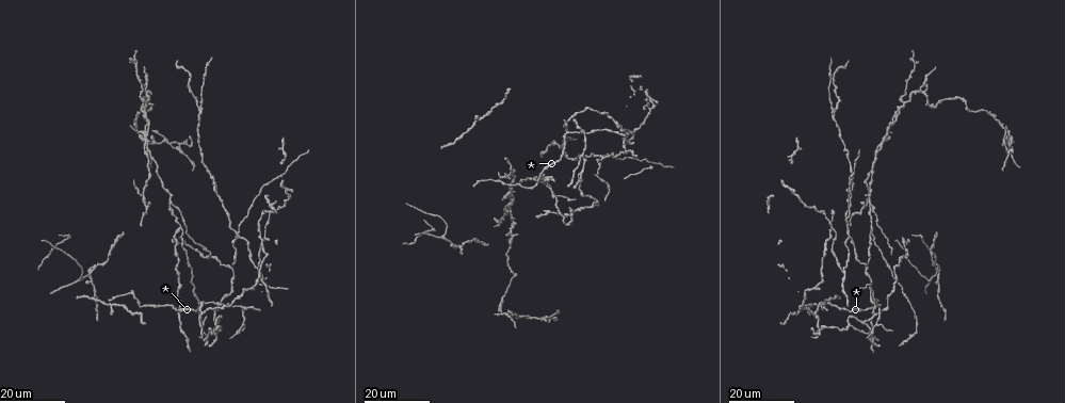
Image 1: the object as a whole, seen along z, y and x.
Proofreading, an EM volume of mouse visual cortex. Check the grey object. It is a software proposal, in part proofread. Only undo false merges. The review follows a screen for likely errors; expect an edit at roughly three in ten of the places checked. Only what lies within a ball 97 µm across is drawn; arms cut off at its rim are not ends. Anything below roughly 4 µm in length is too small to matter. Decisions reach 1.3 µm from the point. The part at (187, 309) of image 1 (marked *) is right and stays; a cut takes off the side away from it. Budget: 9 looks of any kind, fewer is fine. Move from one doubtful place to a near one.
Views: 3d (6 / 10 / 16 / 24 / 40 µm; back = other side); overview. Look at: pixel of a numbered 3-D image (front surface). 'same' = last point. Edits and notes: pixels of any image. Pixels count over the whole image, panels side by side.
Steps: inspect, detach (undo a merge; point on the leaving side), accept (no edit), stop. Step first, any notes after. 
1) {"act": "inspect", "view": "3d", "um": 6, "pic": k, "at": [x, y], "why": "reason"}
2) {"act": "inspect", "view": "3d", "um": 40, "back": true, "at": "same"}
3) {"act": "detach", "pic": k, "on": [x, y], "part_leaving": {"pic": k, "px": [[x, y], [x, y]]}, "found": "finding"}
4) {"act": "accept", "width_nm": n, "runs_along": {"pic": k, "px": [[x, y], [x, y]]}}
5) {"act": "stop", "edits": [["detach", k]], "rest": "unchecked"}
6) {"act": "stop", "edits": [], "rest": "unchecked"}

{"act": "inspect", "view": "3d", "um": 24, "pic": 1, "at": [623, 151]}

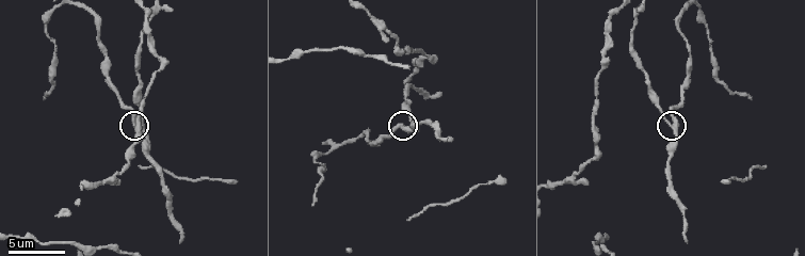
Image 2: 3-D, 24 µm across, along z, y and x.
{"act": "inspect", "view": "3d", "um": 10, "pic": 2, "at": [672, 118]}

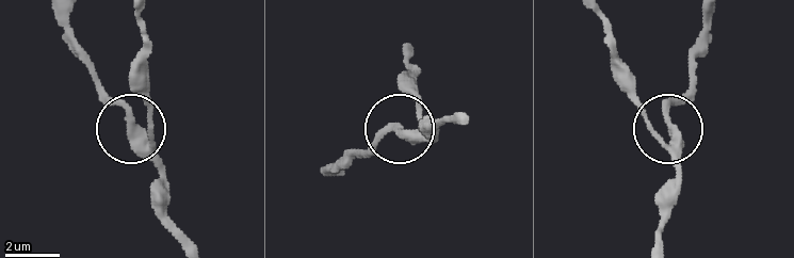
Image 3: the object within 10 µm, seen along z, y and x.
{"act": "accept", "found": "one cell here"}

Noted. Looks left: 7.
{"act": "inspect", "view": "3d", "um": 24, "pic": 1, "at": [217, 190]}

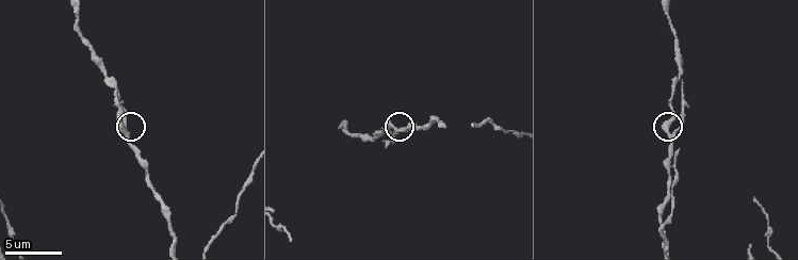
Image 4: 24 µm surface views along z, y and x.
{"act": "inspect", "view": "3d", "um": 6, "pic": 4, "at": [673, 131]}

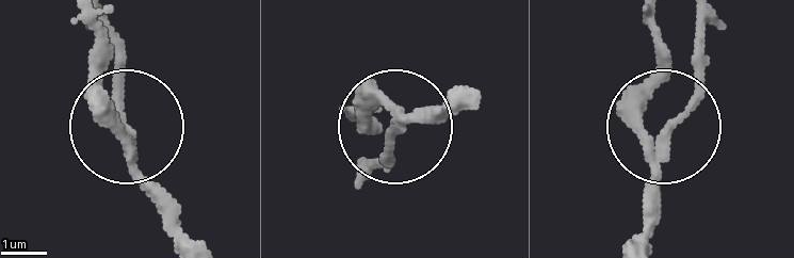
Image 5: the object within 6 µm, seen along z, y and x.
{"act": "accept", "side_arm_um": 6, "arms": 3, "found": "continuous, no second cell"}

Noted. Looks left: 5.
{"act": "inspect", "view": "3d", "um": 16, "pic": 1, "at": [834, 109], "why": "looks like a crossing"}

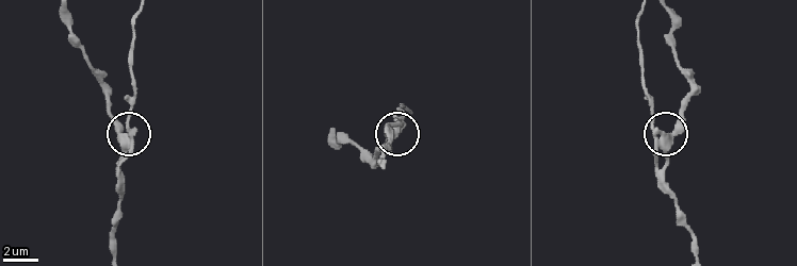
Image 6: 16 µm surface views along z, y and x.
{"act": "inspect", "view": "3d", "um": 10, "pic": 6, "at": [669, 137]}

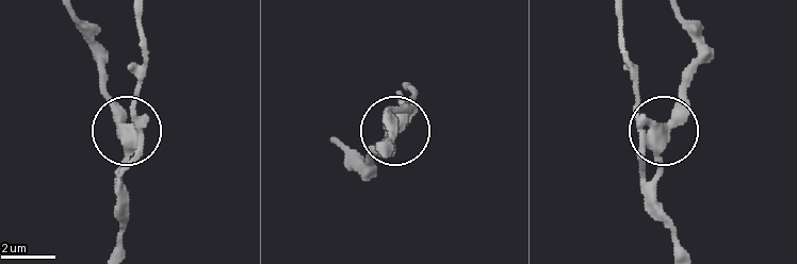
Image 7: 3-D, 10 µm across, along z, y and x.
{"act": "inspect", "view": "3d", "um": 6, "pic": 7, "at": [123, 132]}

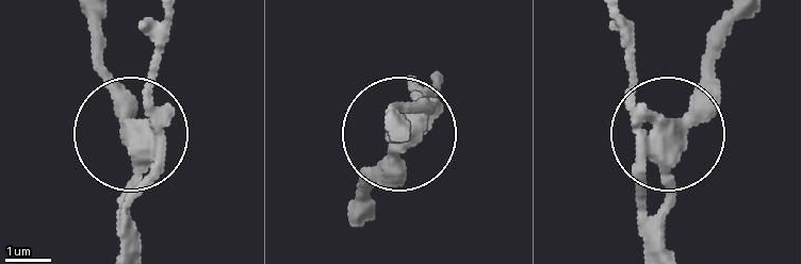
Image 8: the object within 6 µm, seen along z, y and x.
{"act": "accept", "runs_along": {"pic": 8, "px": [[126, 248], [133, 138], [167, 23]]}, "found": "one cell here"}

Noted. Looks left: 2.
{"act": "inspect", "view": "3d", "um": 16, "pic": 1, "at": [511, 229], "why": "arms part here"}

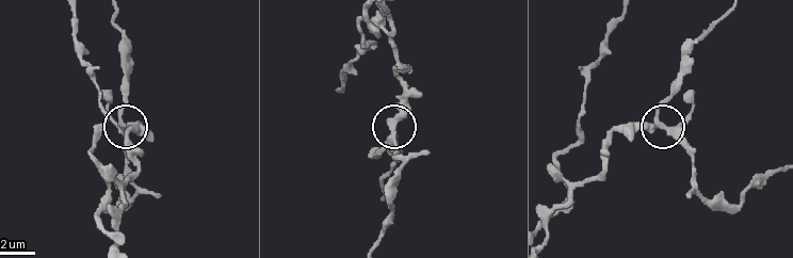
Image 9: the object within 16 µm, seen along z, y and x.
{"act": "inspect", "view": "3d", "um": 6, "pic": 9, "at": [390, 119], "why": "zoom in"}

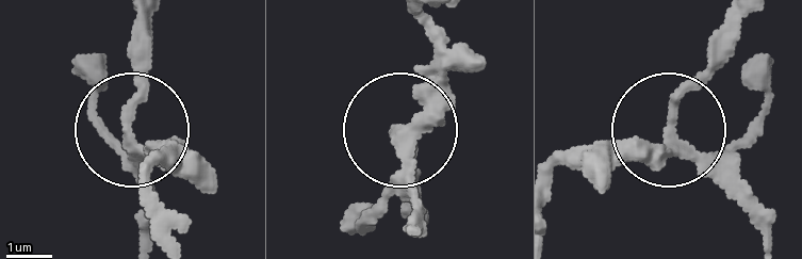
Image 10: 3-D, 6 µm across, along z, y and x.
{"act": "accept", "found": "one cell here"}

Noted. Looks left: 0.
{"act": "stop", "edits": [], "rest": "unchecked"}

